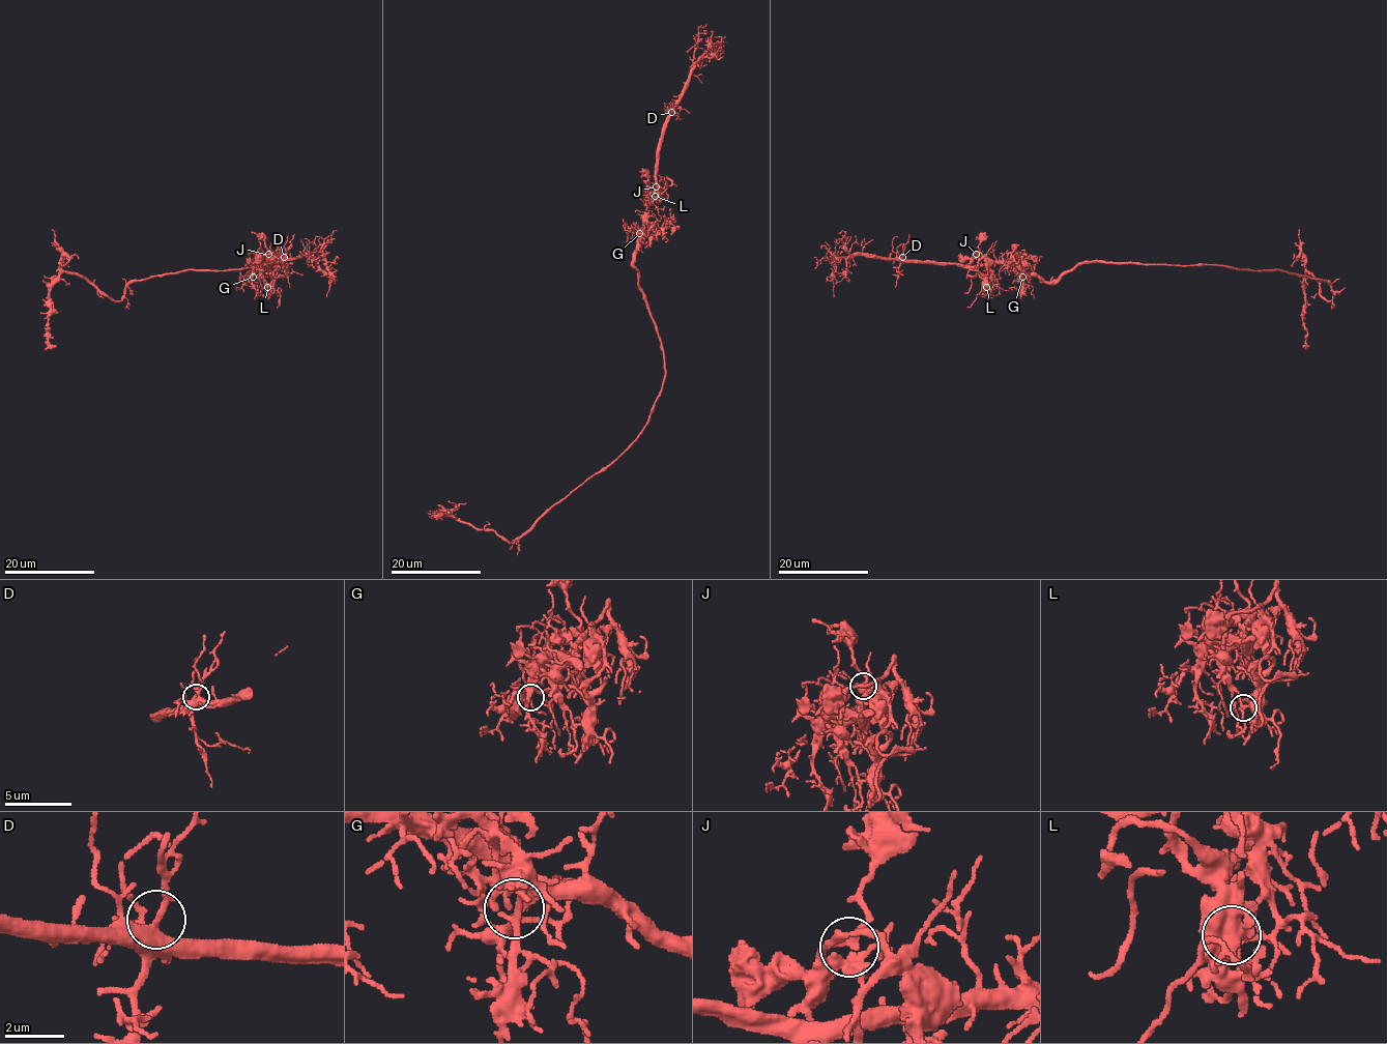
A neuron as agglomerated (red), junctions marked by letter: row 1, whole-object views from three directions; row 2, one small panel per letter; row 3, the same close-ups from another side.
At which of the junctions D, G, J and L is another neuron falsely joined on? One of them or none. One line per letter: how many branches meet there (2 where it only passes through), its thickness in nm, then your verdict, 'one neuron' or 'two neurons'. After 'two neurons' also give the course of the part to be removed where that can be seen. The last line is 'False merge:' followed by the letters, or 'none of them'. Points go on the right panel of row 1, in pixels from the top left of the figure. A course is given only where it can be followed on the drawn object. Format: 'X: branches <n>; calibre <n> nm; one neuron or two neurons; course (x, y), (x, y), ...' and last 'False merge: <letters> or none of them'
D: branches 3; calibre 360 nm; one neuron
G: branches 3; calibre 240 nm; one neuron
J: branches 3; calibre 190 nm; one neuron
L: branches 3; calibre 220 nm; two neurons; course (986, 287), (985, 278), (972, 270), (967, 277), (975, 277), (965, 294)
False merge: L

